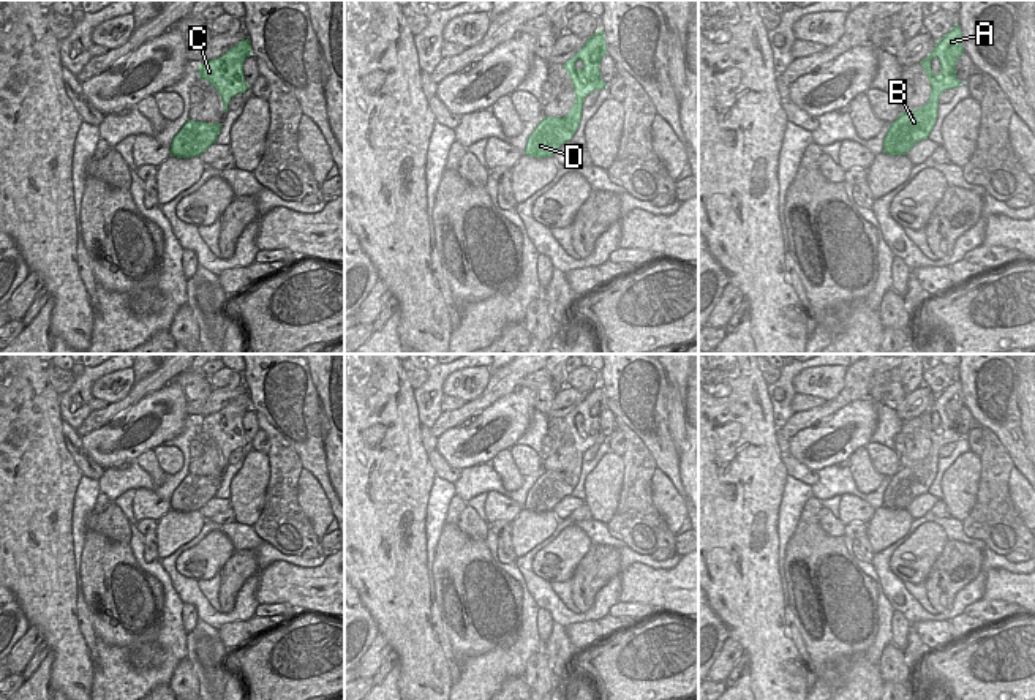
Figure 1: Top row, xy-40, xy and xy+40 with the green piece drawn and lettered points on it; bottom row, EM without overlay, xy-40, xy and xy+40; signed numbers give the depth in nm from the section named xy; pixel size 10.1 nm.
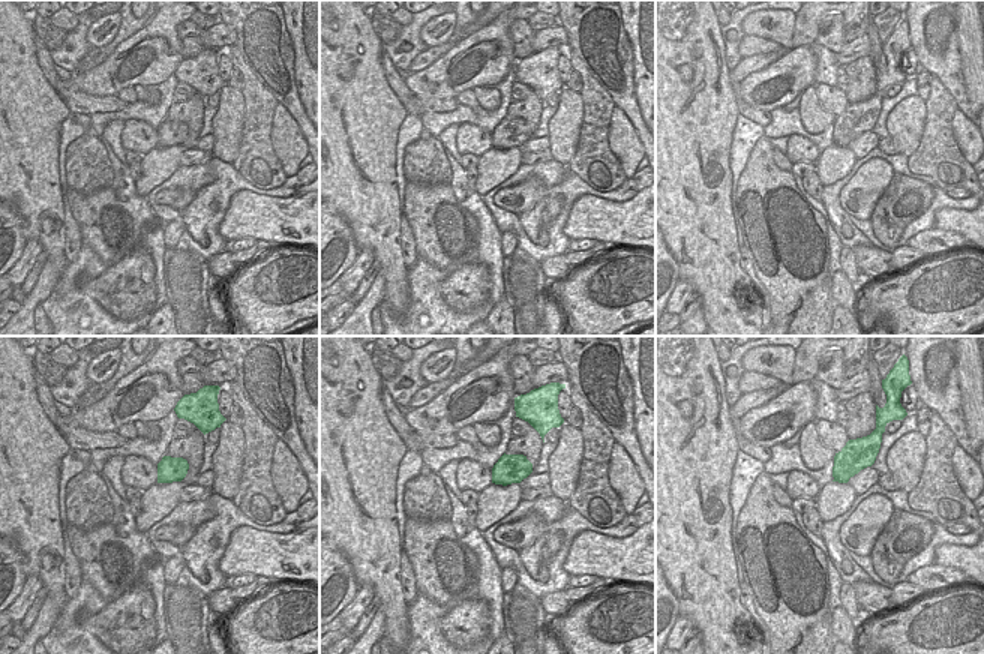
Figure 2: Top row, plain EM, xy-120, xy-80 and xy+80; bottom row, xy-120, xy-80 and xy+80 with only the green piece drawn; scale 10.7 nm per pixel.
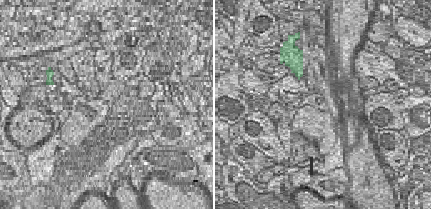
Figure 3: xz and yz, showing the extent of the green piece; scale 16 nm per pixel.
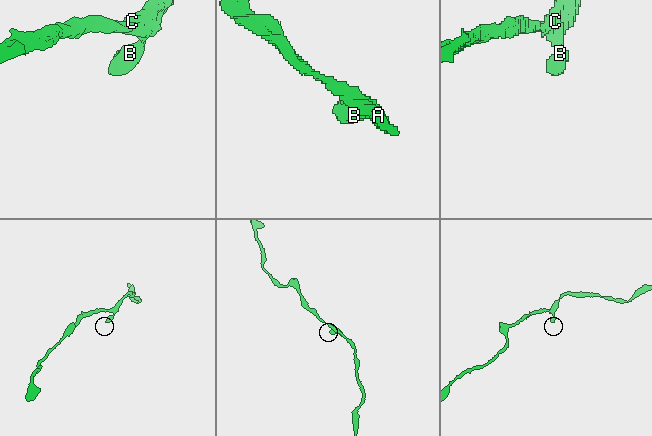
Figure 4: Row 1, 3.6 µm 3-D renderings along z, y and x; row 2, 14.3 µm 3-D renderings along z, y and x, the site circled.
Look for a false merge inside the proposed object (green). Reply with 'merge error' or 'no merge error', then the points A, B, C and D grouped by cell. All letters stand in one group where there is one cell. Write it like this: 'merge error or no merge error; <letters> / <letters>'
no merge error; A B C D

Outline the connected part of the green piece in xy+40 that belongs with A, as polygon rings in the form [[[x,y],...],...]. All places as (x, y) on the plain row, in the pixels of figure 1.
[[[956,378],[920,416],[931,438],[928,457],[912,466],[899,468],[883,493],[883,507],[891,510],[907,509],[916,496],[928,493],[937,472],[940,449],[964,438],[956,431],[956,417],[962,408],[962,386]]]

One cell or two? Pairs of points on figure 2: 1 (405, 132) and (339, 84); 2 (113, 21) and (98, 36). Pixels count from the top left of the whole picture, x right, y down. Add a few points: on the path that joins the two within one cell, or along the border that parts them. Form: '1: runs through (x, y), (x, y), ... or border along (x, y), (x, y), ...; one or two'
1: border along (407, 114), (399, 128), (395, 162); two
2: runs through (110, 24), (101, 33); one

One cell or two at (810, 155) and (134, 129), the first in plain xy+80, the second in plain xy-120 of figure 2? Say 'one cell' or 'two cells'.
one cell

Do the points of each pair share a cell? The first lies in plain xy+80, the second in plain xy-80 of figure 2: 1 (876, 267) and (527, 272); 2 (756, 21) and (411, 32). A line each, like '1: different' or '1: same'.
1: different
2: different

